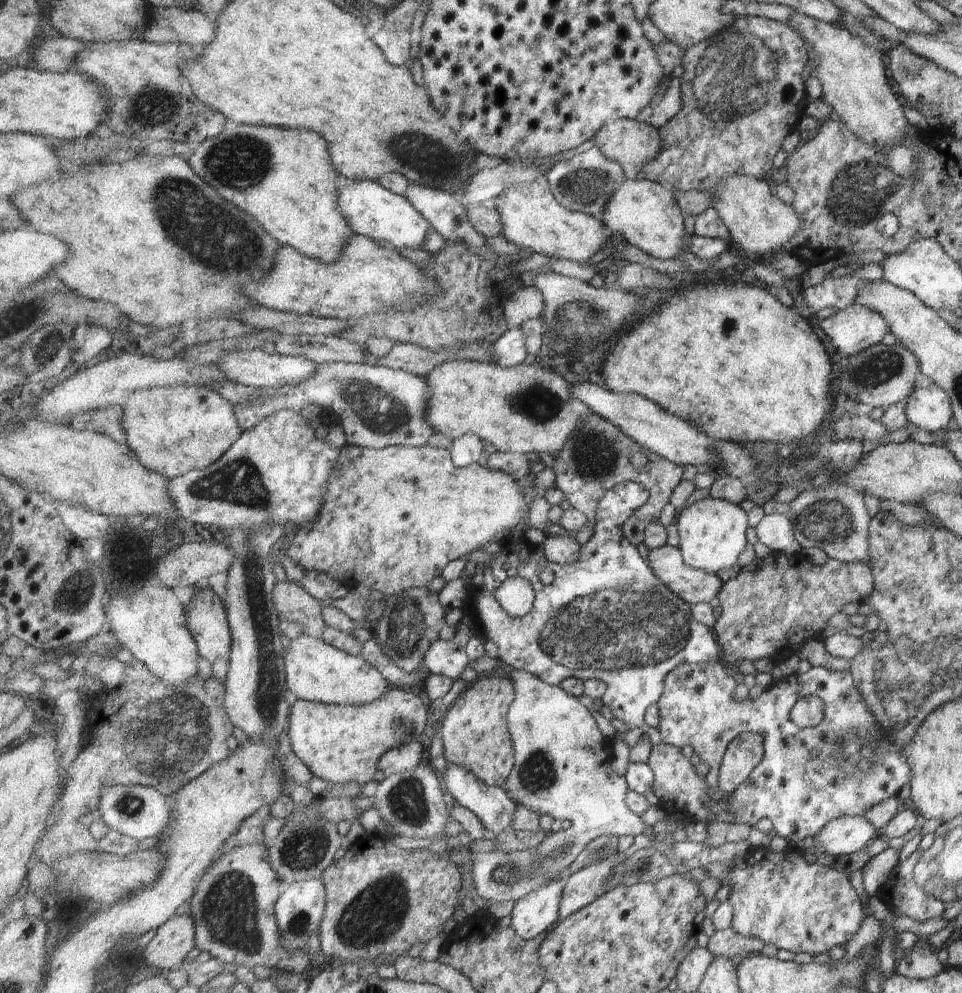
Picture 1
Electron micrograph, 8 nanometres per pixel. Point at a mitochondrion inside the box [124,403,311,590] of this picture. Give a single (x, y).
(240, 478)

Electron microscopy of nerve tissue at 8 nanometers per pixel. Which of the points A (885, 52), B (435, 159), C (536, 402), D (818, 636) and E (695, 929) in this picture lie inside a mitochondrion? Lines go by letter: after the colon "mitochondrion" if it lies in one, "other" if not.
A: other
B: mitochondrion
C: mitochondrion
D: other
E: other

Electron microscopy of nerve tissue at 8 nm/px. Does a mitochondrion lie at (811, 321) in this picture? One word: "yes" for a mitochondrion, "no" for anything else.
no

